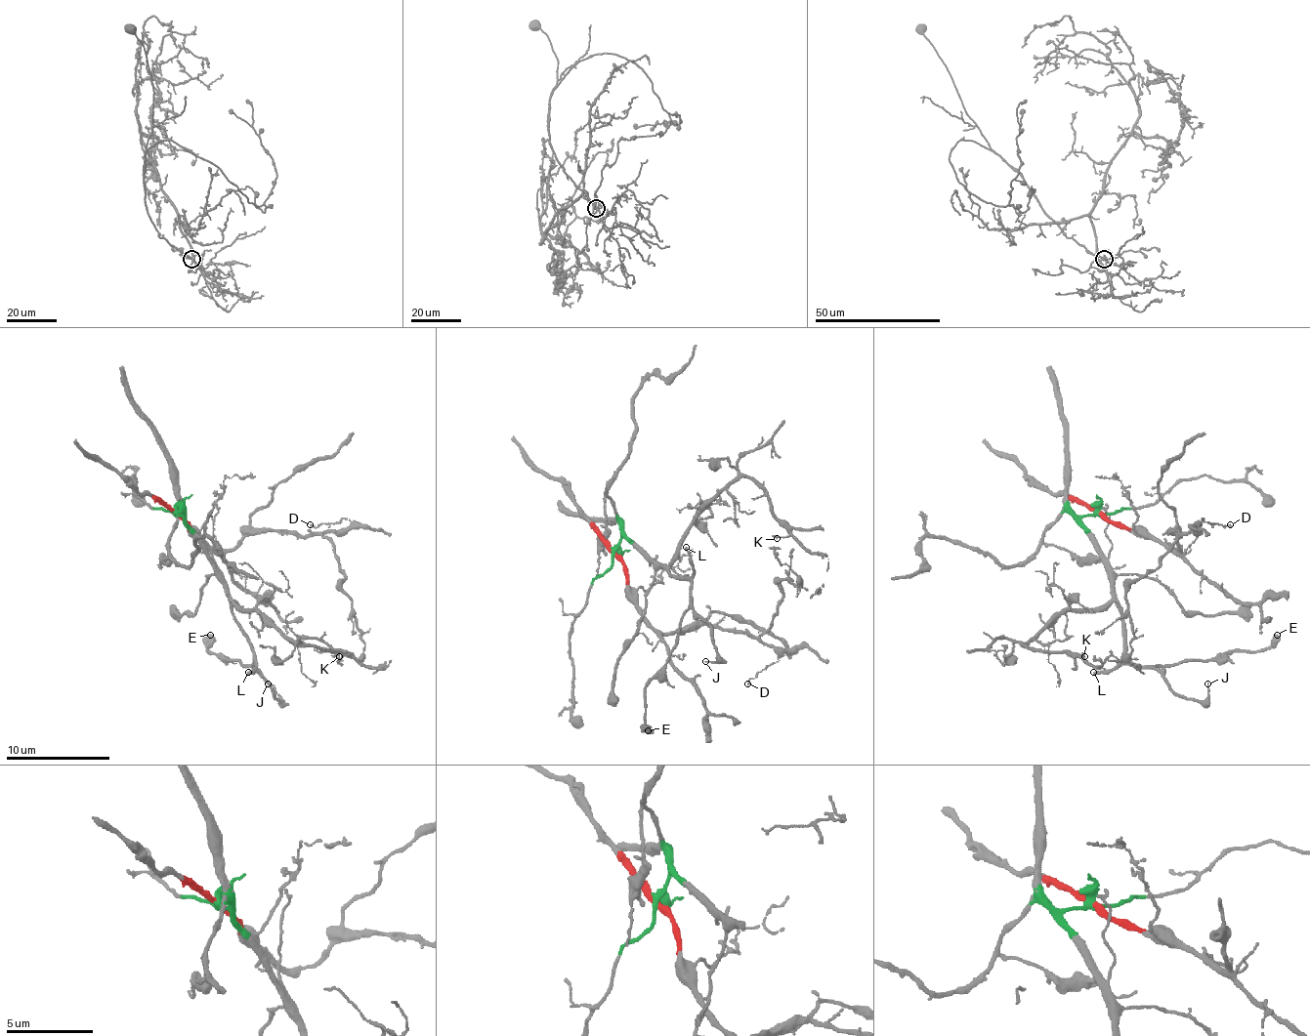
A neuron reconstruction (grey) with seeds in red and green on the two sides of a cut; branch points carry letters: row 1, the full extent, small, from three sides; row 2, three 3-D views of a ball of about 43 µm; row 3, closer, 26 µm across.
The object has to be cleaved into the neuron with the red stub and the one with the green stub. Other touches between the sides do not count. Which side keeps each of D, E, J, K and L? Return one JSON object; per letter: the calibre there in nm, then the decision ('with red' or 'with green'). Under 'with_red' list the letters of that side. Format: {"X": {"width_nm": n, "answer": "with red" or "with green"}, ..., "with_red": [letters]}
{"D": {"width_nm": 120, "answer": "with red"}, "E": {"width_nm": 600, "answer": "with green"}, "J": {"width_nm": 100, "answer": "with green"}, "K": {"width_nm": 140, "answer": "with green"}, "L": {"width_nm": 200, "answer": "with green"}, "with_red": ["D"]}

